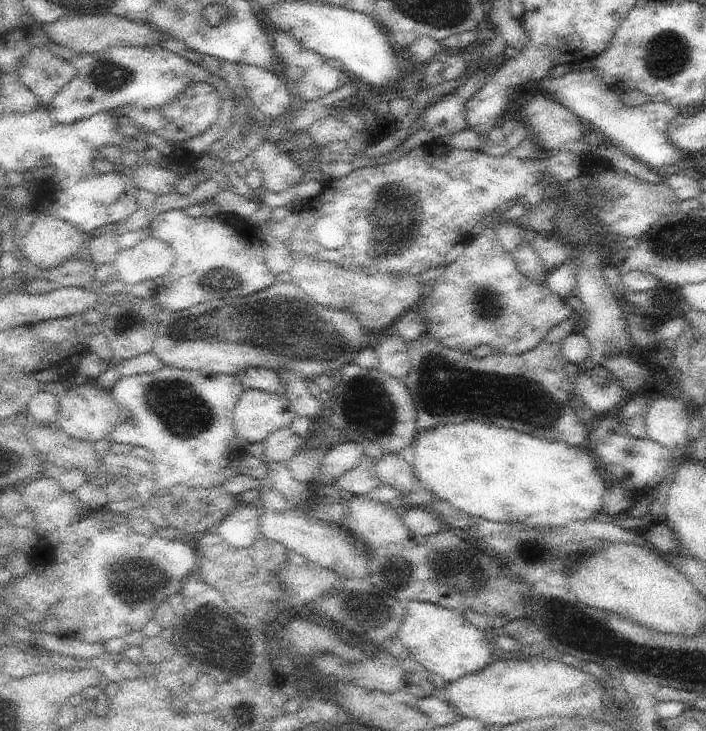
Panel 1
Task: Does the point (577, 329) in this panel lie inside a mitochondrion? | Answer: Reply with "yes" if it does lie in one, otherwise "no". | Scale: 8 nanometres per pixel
no

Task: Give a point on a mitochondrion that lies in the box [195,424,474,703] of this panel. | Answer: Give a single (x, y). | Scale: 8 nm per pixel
(355, 609)

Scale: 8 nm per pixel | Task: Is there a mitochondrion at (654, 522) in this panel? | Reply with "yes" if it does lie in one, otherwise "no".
no

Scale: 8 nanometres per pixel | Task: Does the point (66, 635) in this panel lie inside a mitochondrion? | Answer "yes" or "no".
no

